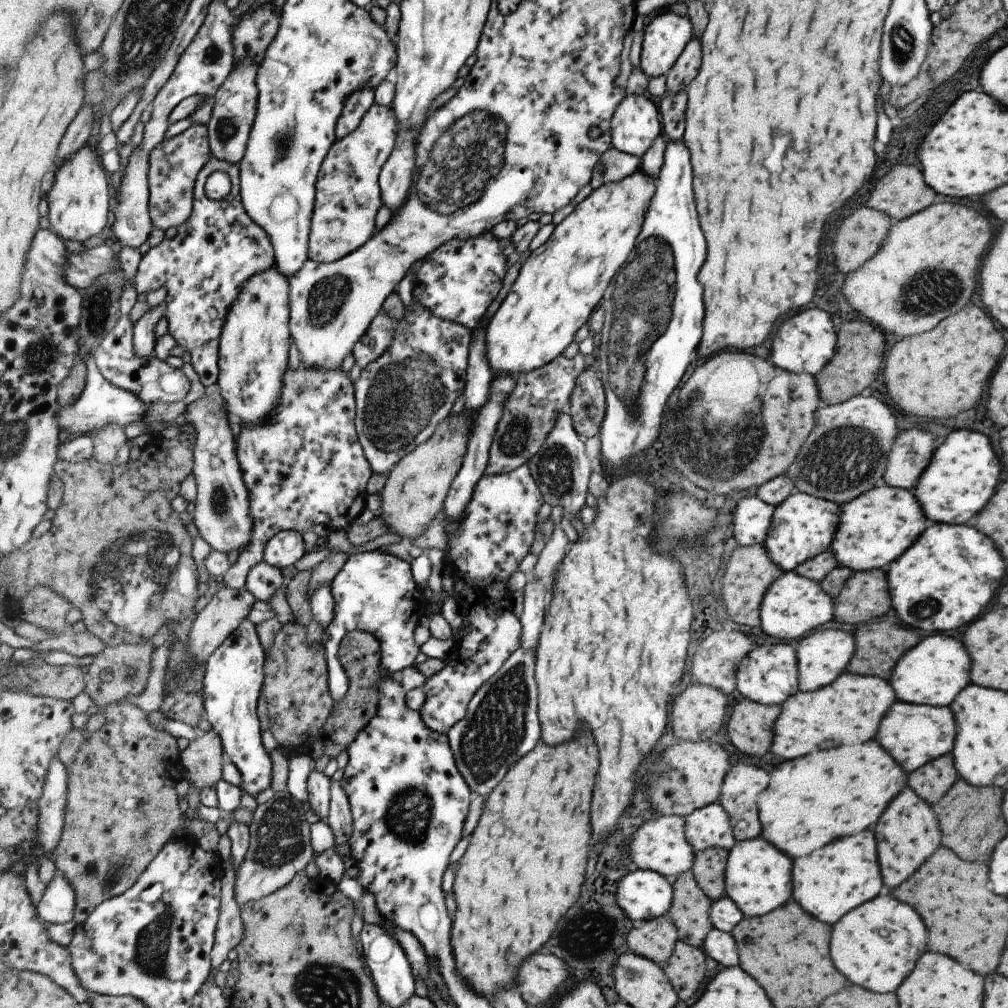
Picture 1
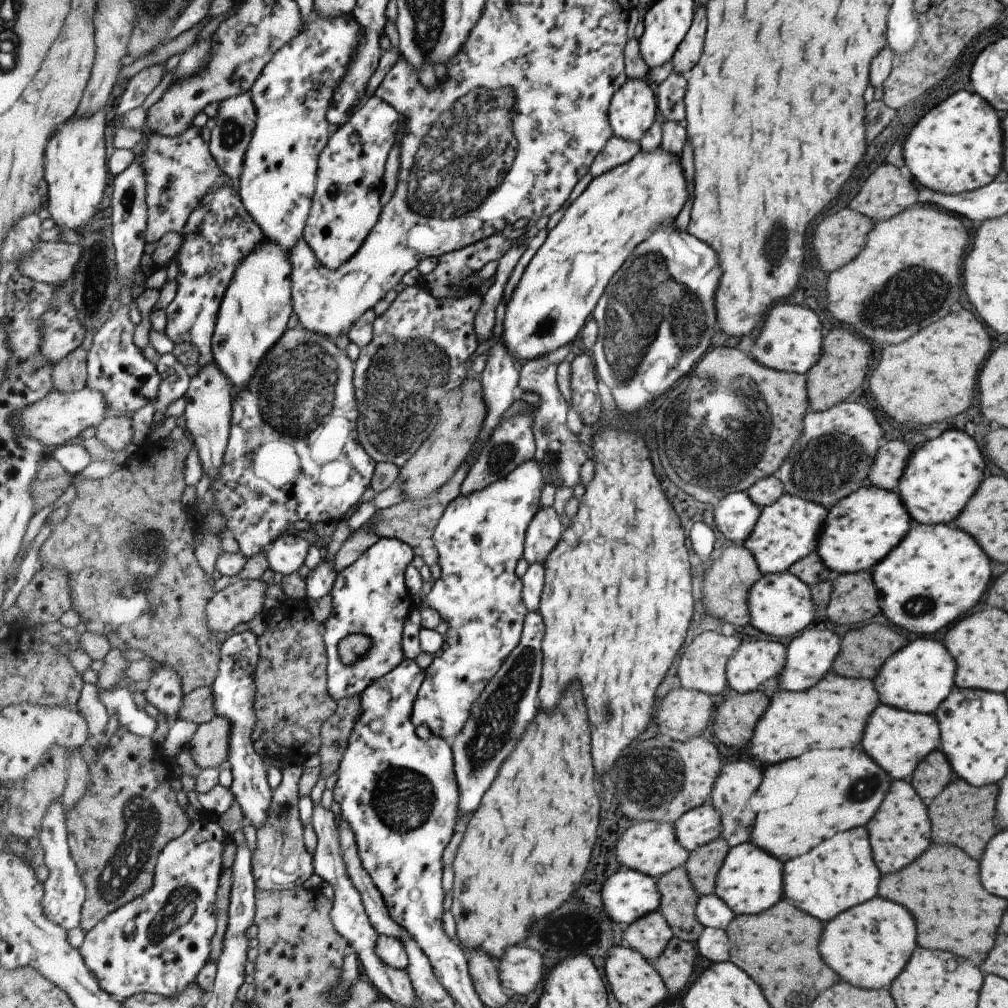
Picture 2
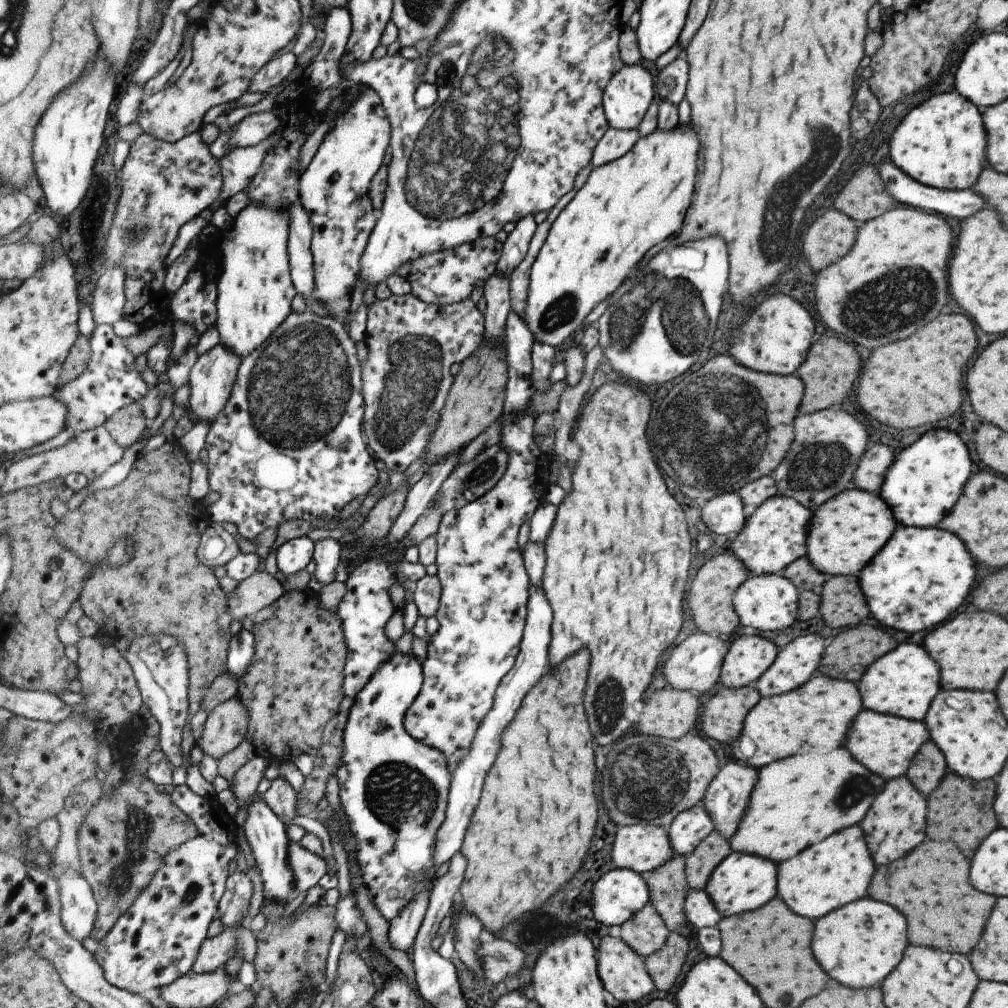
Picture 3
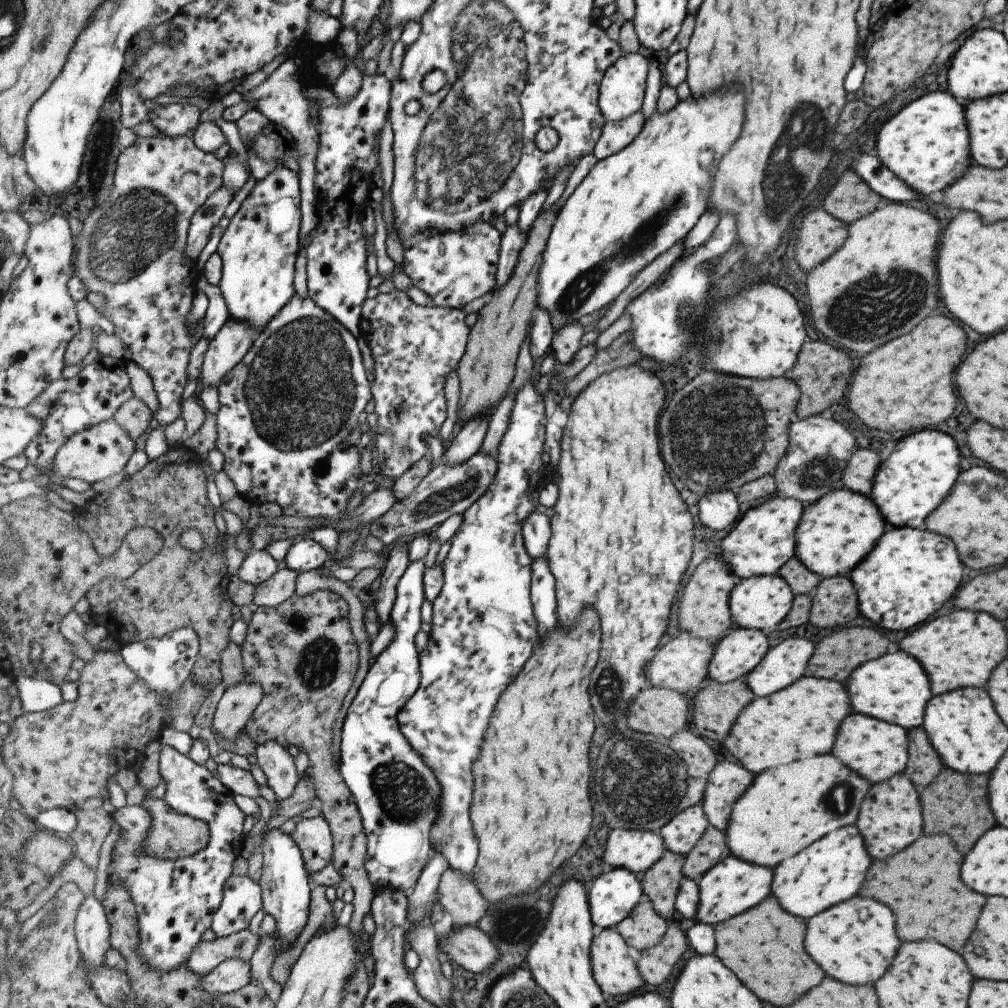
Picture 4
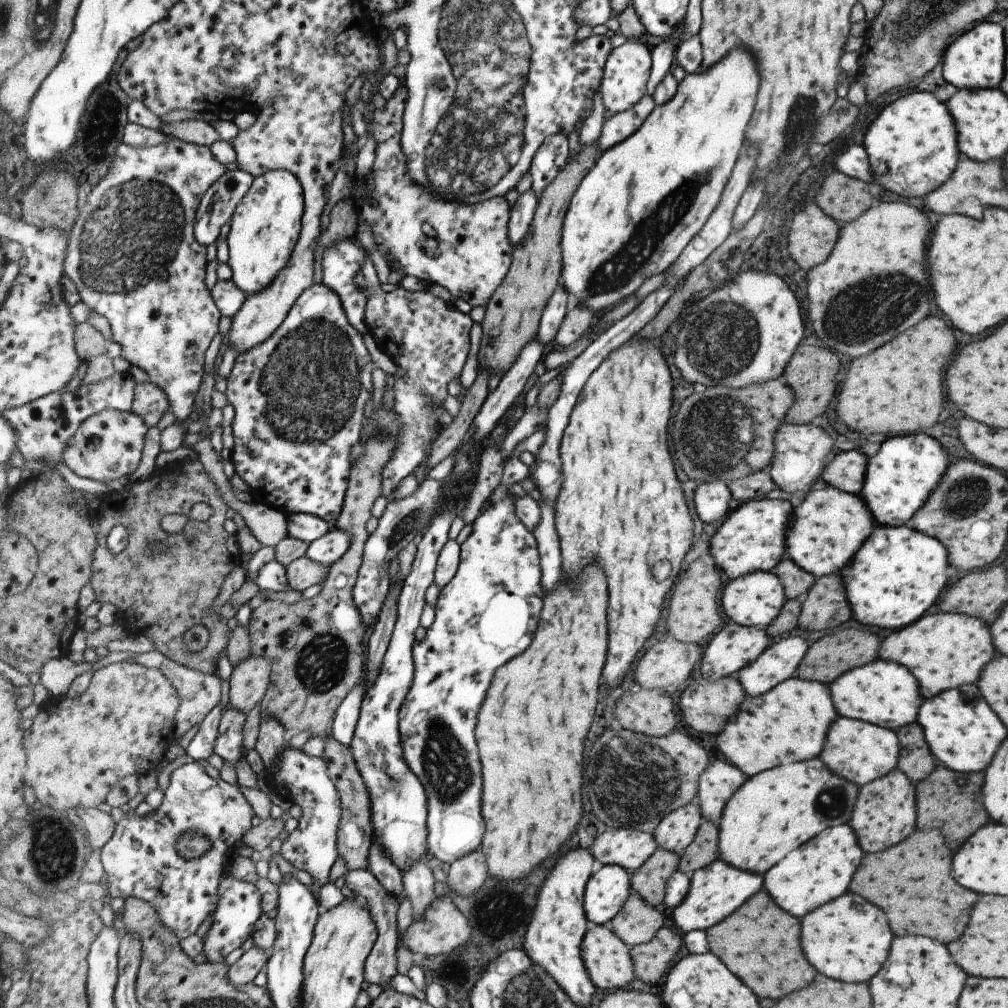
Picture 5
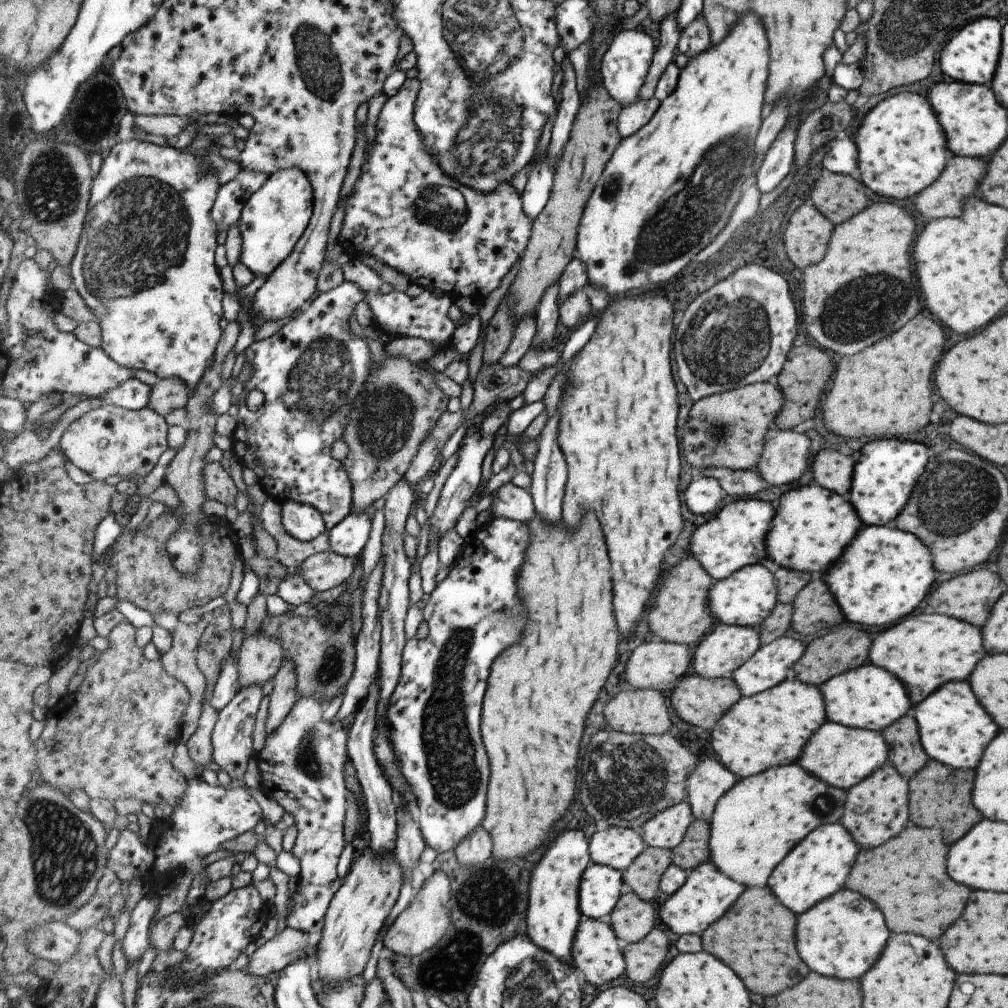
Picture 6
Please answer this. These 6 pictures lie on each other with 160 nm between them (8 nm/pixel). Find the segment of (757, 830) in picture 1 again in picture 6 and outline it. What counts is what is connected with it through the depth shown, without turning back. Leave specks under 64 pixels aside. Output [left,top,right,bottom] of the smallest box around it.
[687,758,737,822]

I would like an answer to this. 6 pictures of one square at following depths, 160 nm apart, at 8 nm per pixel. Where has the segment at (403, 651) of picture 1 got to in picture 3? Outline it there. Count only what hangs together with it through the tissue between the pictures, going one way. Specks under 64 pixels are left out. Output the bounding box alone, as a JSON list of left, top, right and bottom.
[337,548,403,698]

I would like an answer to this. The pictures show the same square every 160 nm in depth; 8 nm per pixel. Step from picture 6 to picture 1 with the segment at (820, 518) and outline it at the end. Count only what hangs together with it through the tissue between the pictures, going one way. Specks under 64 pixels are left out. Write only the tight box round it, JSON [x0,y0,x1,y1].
[829,484,925,573]

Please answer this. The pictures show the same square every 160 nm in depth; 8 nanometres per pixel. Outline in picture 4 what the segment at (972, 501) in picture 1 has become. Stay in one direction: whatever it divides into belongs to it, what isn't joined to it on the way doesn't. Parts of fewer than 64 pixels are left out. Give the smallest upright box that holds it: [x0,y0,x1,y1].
[869,430,959,528]

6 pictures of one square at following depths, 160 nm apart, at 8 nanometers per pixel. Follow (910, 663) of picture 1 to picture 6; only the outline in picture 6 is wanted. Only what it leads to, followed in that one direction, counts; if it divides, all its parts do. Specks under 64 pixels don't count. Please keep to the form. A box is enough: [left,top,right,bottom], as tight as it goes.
[818,662,913,732]

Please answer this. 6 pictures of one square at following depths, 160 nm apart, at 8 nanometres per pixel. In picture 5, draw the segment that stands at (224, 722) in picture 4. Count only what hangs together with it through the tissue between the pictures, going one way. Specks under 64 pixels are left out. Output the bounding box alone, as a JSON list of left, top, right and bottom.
[229,654,272,714]

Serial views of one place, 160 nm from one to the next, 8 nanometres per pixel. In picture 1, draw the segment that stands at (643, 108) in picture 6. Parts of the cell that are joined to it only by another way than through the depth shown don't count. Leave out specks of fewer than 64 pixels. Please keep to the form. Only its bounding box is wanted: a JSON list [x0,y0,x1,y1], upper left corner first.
[590,146,642,189]

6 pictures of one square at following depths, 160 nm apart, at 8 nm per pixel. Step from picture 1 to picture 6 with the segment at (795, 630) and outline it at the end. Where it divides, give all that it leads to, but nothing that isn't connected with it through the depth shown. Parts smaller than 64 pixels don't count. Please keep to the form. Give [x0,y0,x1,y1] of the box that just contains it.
[710,563,777,627]

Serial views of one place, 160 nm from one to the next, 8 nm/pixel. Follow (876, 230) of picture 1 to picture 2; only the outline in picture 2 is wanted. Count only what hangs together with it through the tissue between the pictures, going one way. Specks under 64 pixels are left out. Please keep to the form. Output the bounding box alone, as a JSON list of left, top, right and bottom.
[811,208,873,272]

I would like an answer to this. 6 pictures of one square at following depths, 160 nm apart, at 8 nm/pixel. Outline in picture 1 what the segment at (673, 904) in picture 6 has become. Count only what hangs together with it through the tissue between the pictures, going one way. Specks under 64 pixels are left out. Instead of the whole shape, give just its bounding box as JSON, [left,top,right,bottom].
[725,836,792,917]

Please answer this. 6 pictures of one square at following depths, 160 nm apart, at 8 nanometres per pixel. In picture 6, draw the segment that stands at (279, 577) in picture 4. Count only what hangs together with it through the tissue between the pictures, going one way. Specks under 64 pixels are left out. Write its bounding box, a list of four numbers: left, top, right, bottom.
[301,551,360,592]

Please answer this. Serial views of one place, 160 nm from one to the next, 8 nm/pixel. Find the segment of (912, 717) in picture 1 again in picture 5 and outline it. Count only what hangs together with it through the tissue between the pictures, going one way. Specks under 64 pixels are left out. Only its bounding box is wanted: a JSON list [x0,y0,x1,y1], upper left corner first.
[819,716,899,787]

